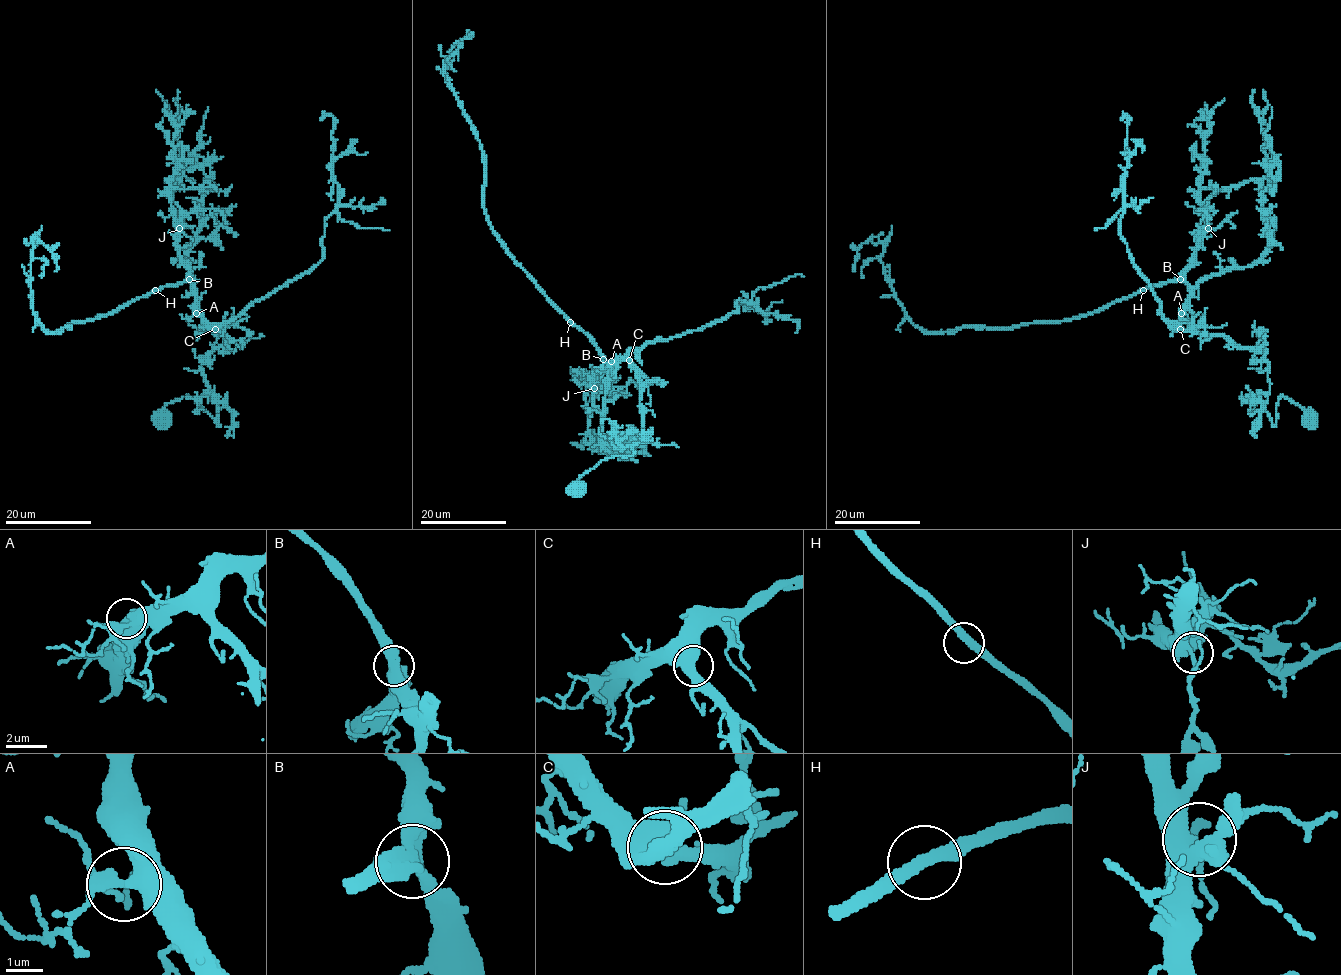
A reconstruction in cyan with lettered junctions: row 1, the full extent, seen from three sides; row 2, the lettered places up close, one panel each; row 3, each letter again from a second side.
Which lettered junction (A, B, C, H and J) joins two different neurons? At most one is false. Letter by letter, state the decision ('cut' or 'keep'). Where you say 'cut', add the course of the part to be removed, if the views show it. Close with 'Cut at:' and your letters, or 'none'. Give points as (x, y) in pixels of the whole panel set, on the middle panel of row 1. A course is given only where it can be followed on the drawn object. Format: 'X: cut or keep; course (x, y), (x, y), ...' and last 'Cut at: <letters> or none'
A: keep
B: keep
C: keep
H: keep
J: keep
Cut at: none

